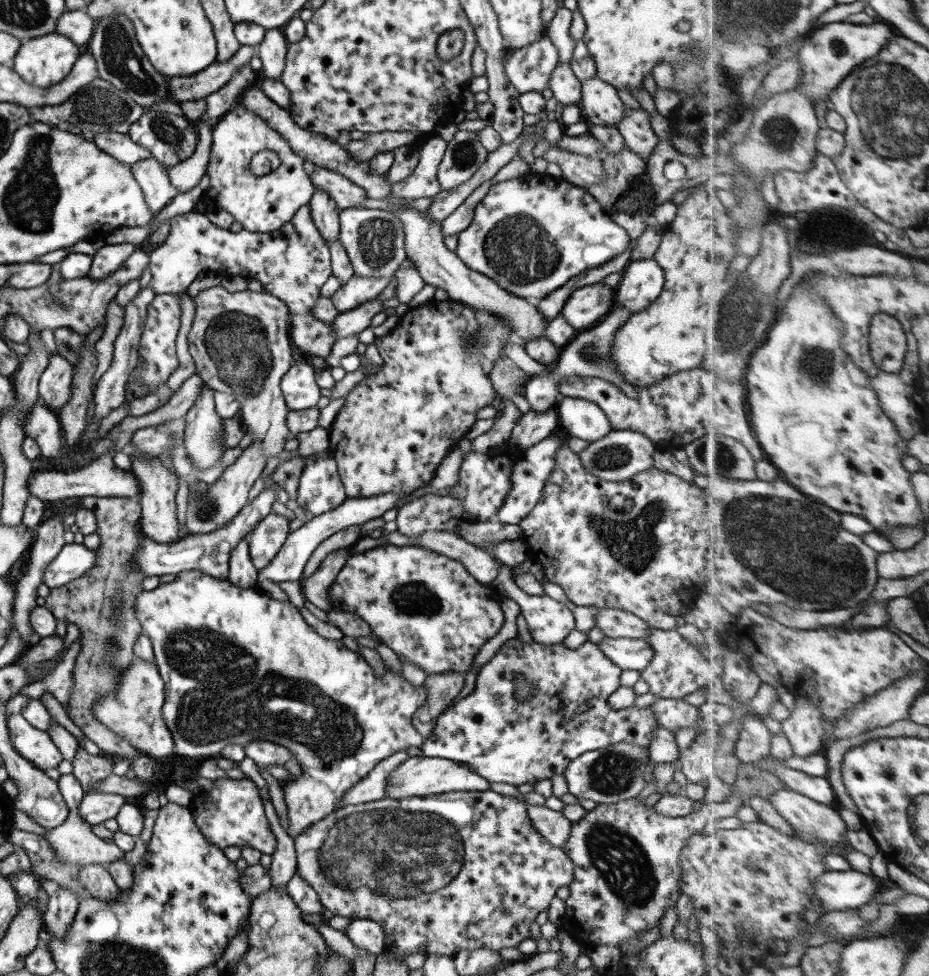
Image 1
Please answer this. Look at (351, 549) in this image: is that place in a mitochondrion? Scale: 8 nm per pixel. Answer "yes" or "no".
no

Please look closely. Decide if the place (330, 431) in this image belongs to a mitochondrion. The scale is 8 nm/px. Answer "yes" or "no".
no

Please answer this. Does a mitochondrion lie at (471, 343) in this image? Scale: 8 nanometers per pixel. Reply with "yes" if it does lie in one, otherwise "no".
yes

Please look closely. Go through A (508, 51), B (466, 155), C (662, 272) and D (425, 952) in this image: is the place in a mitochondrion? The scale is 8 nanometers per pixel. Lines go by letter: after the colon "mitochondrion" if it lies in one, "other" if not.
A: other
B: mitochondrion
C: other
D: other

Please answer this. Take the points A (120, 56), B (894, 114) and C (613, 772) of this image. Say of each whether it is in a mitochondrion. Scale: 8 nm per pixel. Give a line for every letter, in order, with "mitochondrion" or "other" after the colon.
A: mitochondrion
B: mitochondrion
C: mitochondrion

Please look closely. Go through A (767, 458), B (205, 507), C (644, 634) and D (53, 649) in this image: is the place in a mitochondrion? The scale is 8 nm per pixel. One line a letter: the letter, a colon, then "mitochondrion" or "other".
A: other
B: mitochondrion
C: other
D: other

